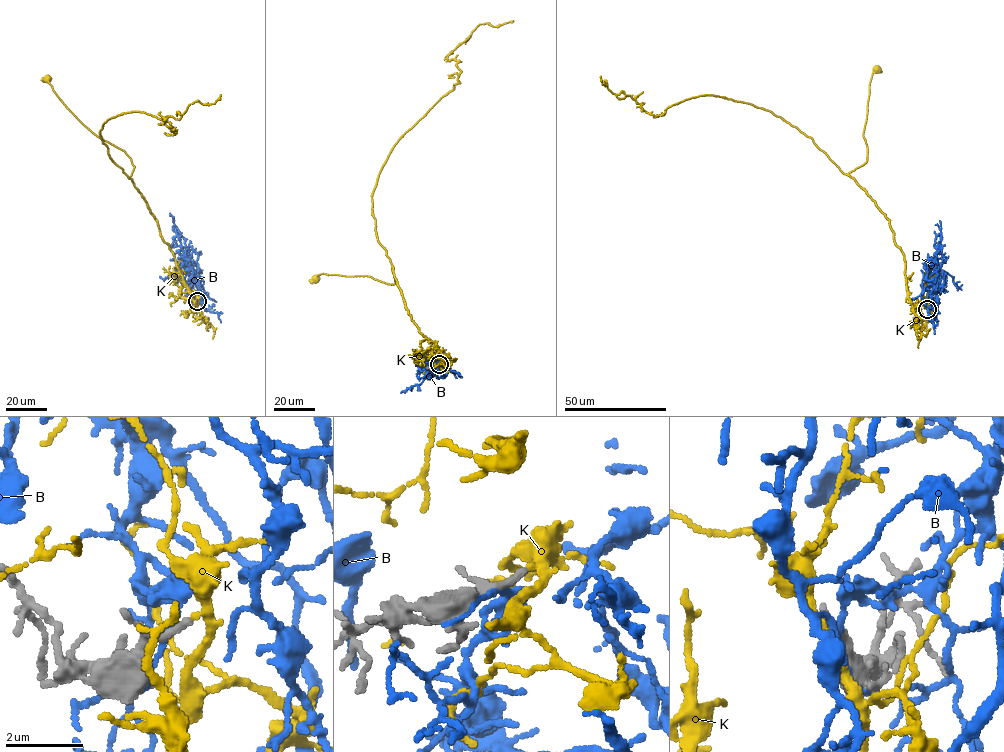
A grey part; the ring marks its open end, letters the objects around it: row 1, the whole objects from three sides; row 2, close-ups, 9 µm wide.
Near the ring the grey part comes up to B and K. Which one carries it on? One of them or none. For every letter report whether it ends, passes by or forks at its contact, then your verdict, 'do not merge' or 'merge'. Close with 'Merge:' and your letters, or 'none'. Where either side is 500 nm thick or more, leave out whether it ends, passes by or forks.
B: it passes by | do not merge
K: it passes by | do not merge
Merge: none

